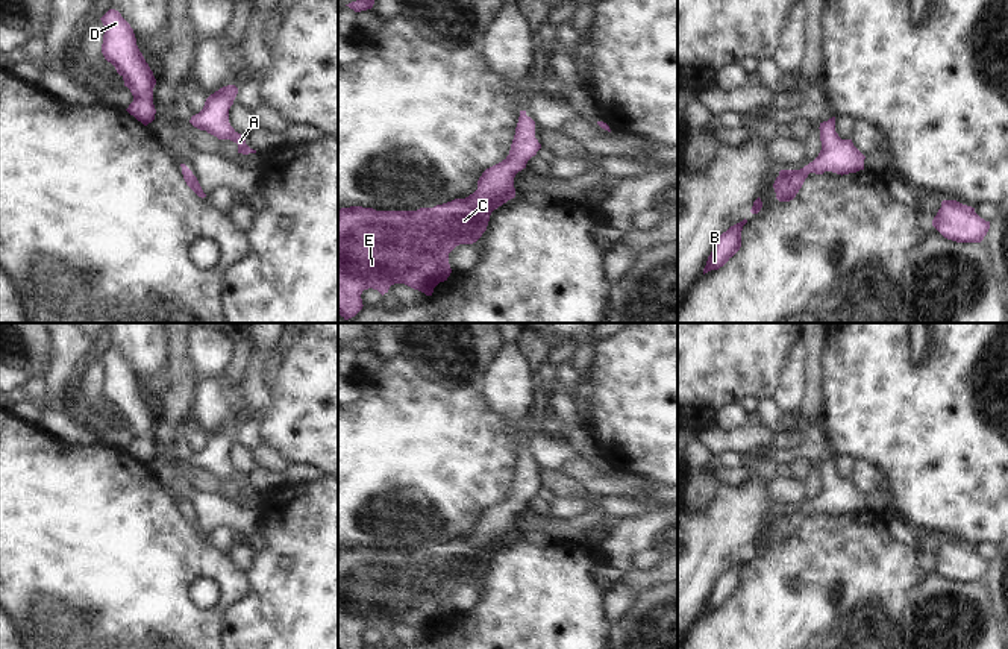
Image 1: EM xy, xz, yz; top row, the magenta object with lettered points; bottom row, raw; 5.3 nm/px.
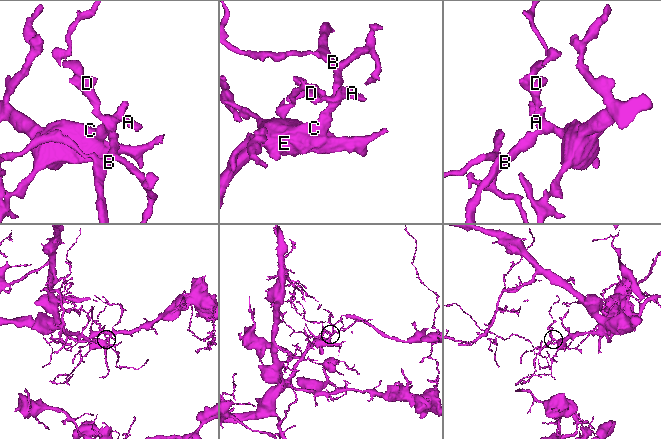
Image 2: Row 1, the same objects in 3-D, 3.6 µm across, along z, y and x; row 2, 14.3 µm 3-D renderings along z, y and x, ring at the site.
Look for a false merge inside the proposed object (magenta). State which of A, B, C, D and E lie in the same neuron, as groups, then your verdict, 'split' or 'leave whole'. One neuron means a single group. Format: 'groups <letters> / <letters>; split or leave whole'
groups A B C D E; leave whole

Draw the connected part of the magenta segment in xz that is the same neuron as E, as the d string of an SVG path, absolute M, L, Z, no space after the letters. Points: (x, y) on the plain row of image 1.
M520 450L509 494L482 513L477 529L468 537L417 550L338 549L338 649L362 649L364 629L373 628L383 635L394 623L432 635L434 628L452 613L449 593L482 576L491 552L515 537L514 517L540 488L535 461Z

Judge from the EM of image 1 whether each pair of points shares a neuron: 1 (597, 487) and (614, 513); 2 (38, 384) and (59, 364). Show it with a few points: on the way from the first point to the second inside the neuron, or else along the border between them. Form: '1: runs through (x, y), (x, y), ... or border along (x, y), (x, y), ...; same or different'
1: border along (623, 496), (597, 498); different
2: border along (43, 378), (46, 393), (53, 401); different

